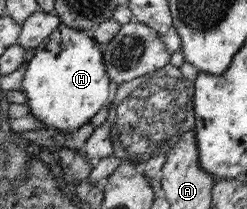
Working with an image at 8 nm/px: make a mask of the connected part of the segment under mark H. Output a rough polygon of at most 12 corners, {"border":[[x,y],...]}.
{"border":[[59,22],[19,88],[66,133],[107,102],[100,45]]}

